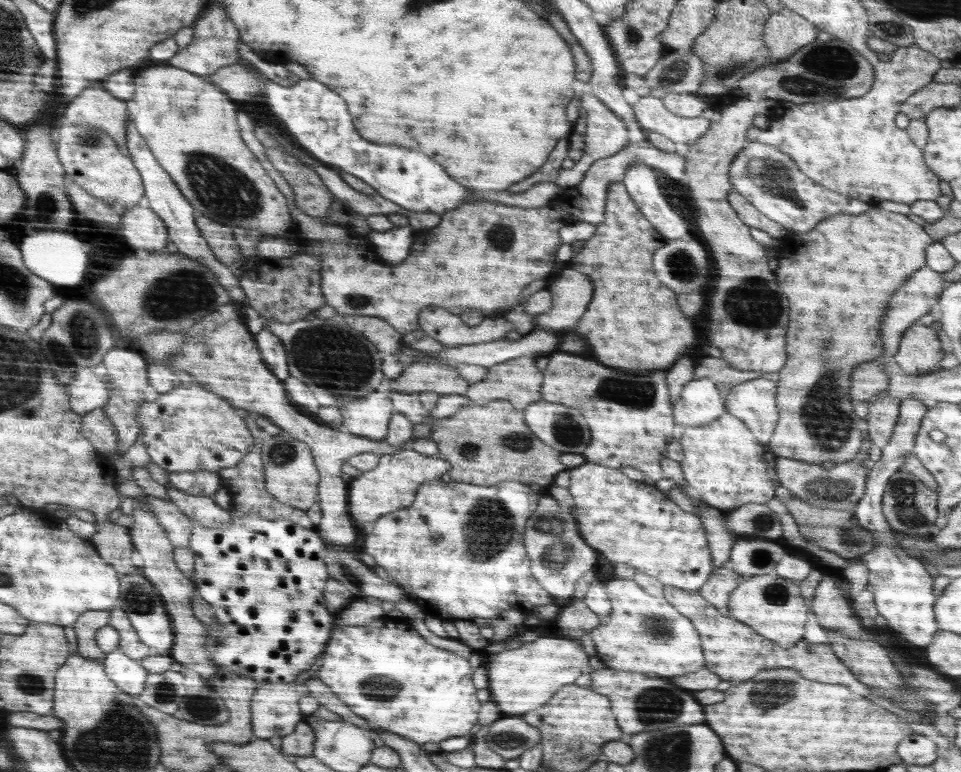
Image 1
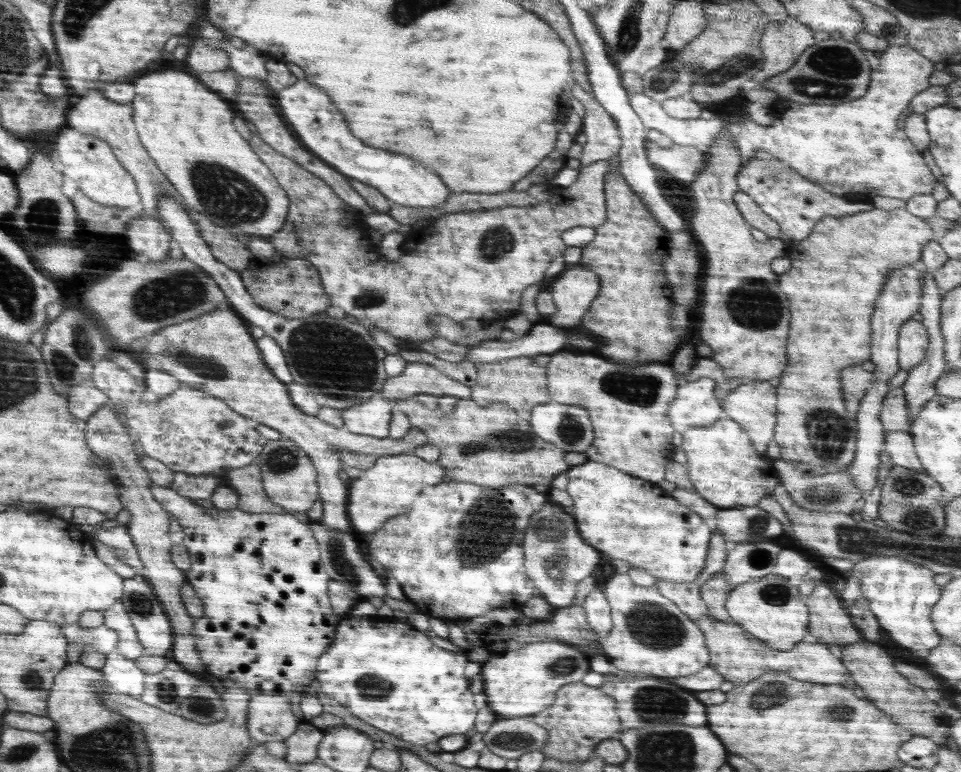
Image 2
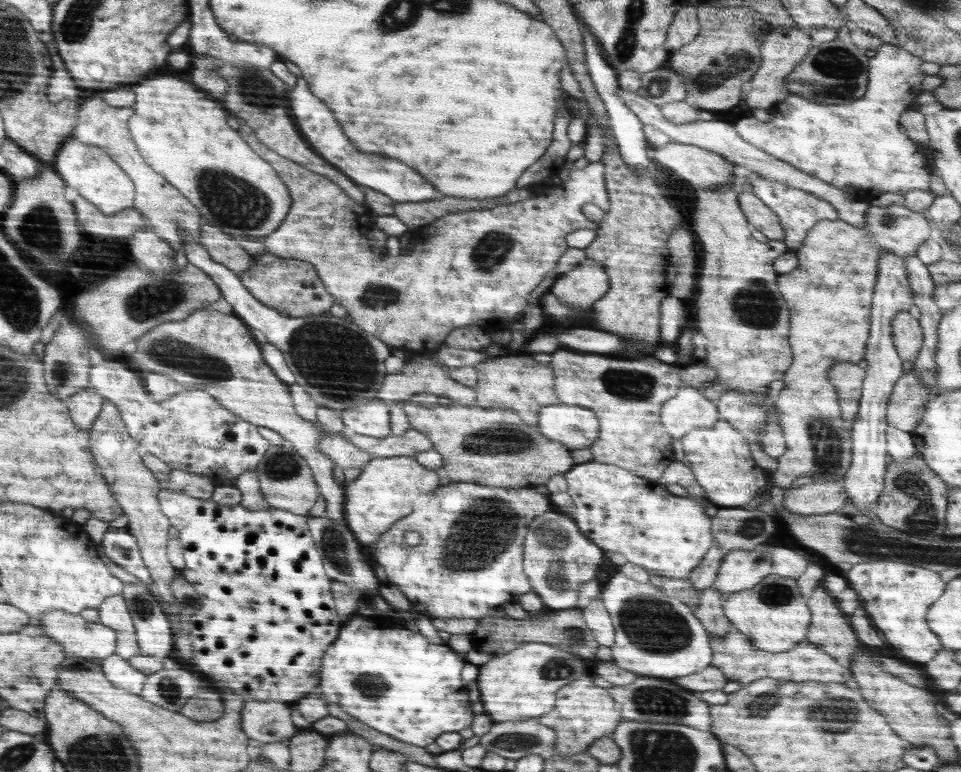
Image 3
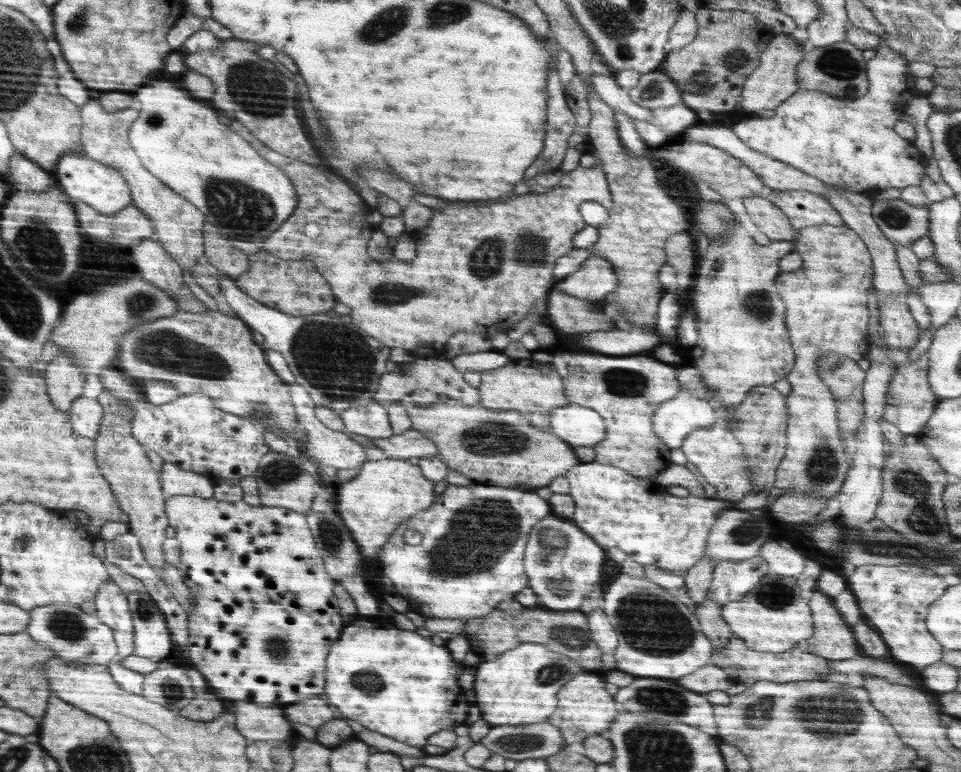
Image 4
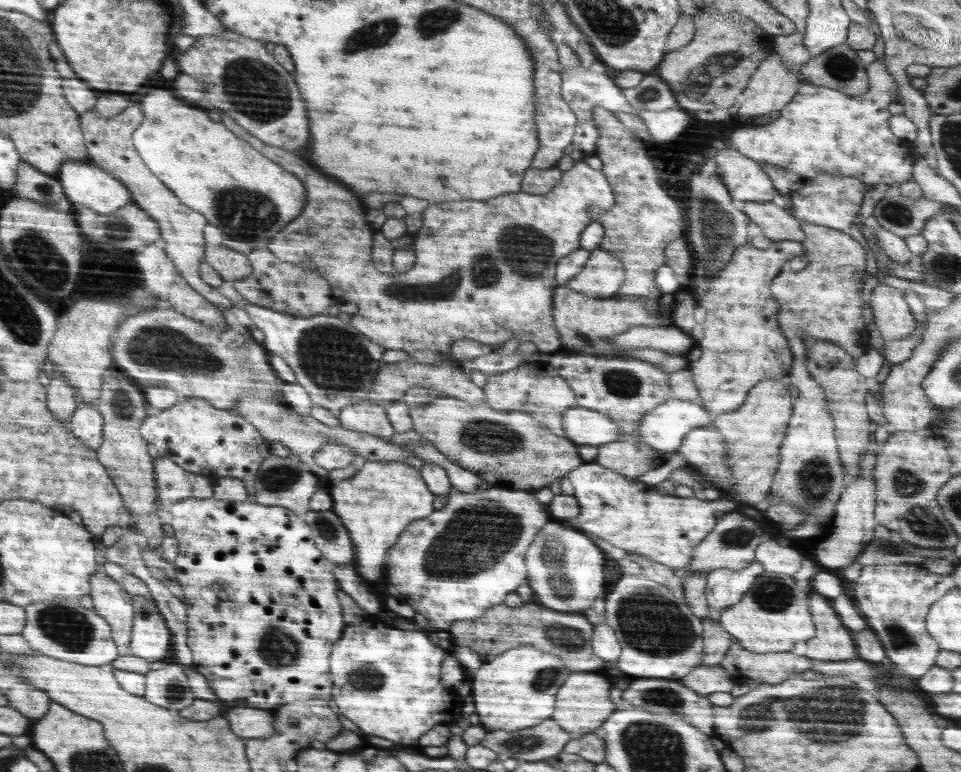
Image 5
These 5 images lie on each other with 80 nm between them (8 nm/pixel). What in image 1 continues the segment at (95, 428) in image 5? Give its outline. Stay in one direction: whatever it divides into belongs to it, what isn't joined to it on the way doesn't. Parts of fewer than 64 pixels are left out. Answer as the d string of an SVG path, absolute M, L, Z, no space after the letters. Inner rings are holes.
M91 368L78 371L66 390L70 394L71 408L84 416L91 410L103 407L109 399L109 390Z

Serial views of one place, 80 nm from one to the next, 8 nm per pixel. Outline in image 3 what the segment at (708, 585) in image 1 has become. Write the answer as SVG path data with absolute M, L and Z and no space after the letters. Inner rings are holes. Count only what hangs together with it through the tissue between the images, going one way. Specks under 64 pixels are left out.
M706 587L699 592L699 605L693 615L702 623L708 634L724 636L734 629L723 609L723 596L718 589Z

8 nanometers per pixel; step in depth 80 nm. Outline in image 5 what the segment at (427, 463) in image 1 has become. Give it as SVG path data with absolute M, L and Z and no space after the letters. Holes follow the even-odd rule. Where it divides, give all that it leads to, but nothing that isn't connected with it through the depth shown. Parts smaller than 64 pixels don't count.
M366 461L352 478L329 484L328 490L333 501L332 510L340 517L354 545L354 573L360 574L356 576L356 582L366 580L369 584L370 580L378 580L386 558L386 542L392 546L402 530L415 520L425 519L434 510L434 495L422 480L420 471L400 462Z

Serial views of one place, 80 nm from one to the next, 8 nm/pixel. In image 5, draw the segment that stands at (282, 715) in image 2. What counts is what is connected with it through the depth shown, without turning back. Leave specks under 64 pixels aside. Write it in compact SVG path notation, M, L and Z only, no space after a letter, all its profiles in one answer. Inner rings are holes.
M248 707L232 708L226 715L231 732L244 740L266 738L274 735L273 710L260 710Z

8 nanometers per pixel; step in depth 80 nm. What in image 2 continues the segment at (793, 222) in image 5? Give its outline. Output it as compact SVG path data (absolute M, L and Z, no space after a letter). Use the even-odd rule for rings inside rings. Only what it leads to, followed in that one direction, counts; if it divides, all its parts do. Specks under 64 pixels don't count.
M738 191L733 196L733 199L744 221L751 228L756 228L756 230L764 232L769 239L781 238L781 231L777 222L768 217L752 198Z

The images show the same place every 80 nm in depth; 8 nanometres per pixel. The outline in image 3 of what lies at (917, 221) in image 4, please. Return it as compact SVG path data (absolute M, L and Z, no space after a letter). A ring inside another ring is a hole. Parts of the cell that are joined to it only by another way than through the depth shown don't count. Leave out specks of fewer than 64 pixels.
M894 203L884 207L870 206L866 211L866 228L856 228L839 219L818 221L806 233L800 248L791 250L798 257L798 268L779 275L777 281L778 290L782 292L790 308L789 345L793 353L792 364L783 376L785 387L775 398L775 407L779 412L779 422L784 430L784 440L788 448L788 452L780 456L778 470L774 474L774 484L777 487L787 489L800 476L812 475L826 481L843 479L852 460L852 426L842 418L841 402L835 386L828 378L829 370L837 362L858 363L865 360L871 321L870 304L876 284L880 250L890 251L902 258L912 257L918 251L918 247L928 240L929 235L930 226L926 212L914 212L902 204Z

